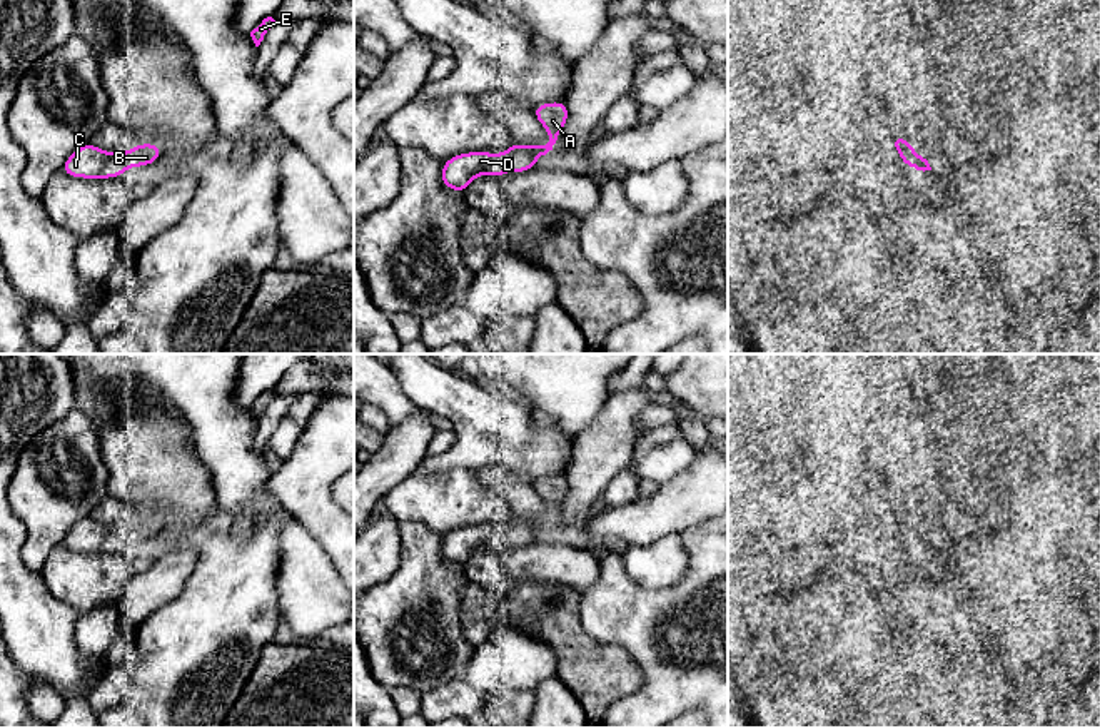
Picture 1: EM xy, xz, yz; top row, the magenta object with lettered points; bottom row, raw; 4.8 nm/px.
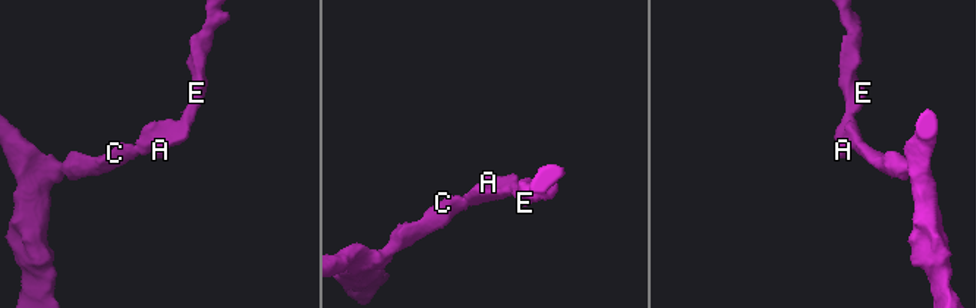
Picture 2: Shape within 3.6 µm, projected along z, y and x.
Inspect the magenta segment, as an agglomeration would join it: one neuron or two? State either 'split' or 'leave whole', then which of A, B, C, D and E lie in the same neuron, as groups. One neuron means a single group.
leave whole; groups A B C D E

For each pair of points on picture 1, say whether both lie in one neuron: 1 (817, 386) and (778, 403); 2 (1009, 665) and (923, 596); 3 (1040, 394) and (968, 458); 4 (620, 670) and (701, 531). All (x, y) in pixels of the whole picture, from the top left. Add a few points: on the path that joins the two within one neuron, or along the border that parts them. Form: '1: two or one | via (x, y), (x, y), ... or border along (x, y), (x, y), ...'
1: two | border along (807, 371), (802, 413), (798, 416)
2: one | via (987, 657), (945, 618)
3: two | border along (1007, 373), (1019, 401), (1035, 418)
4: two | border along (593, 638), (630, 655), (643, 677), (636, 692)

